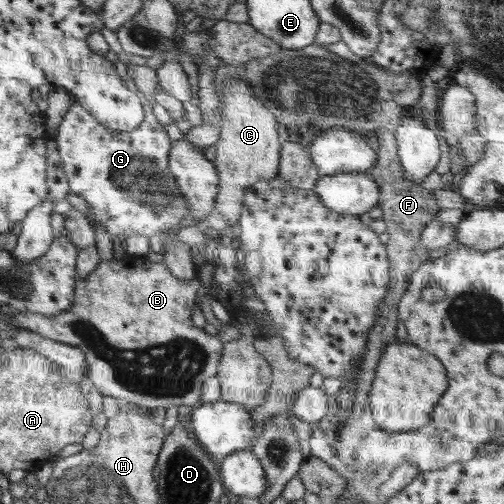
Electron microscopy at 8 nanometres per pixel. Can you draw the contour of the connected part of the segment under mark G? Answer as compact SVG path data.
M143 99L142 106L145 110L144 120L138 128L124 132L106 127L84 106L74 102L64 114L58 132L53 137L58 144L58 151L64 165L62 168L68 179L70 192L86 200L92 214L89 219L92 228L96 230L97 226L101 226L106 229L110 233L112 242L126 241L134 234L148 238L154 234L162 237L166 231L177 232L180 220L189 218L188 204L169 169L169 153L173 142L168 138L164 125L154 118L150 101Z

